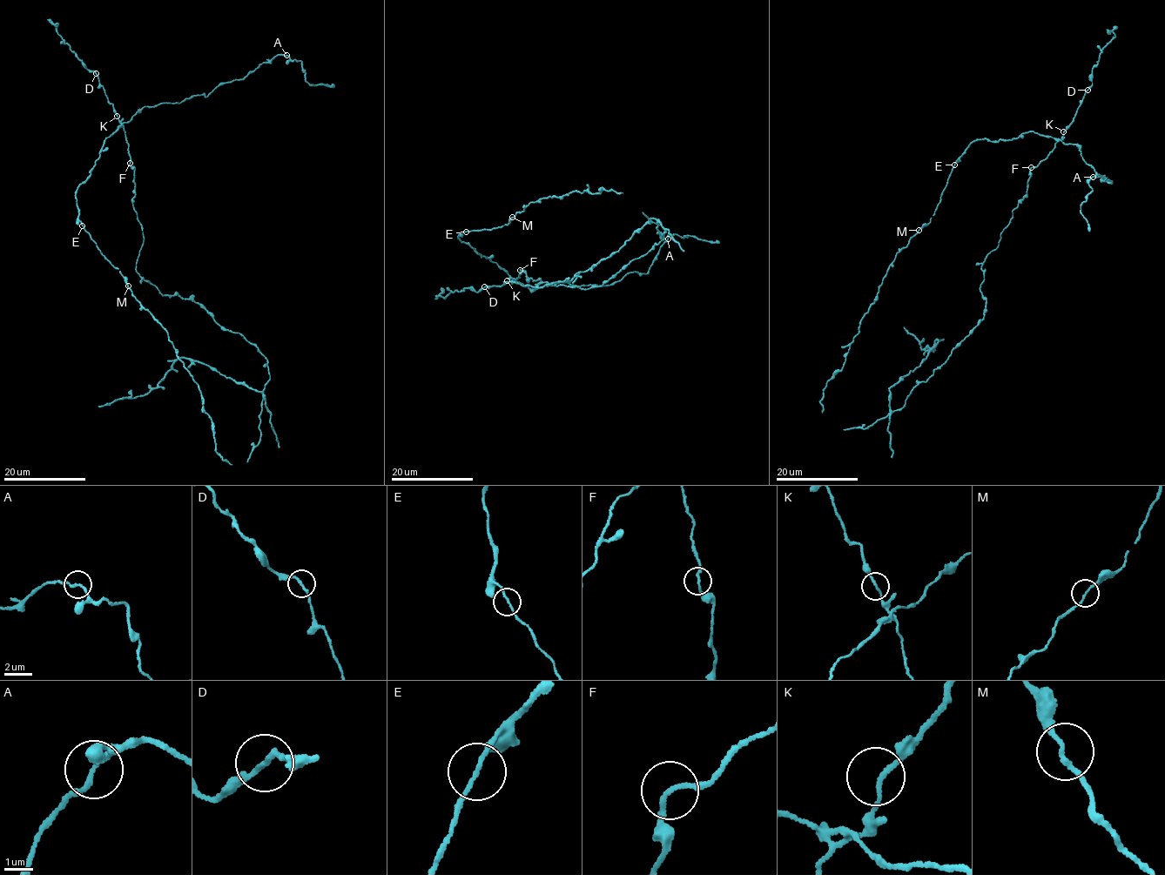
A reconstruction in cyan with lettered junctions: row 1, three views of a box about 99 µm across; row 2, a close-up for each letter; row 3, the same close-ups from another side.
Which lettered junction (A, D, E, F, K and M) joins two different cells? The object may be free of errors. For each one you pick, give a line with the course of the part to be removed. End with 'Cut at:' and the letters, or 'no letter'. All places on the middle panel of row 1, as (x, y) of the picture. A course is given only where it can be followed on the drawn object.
Cut at: no letter

